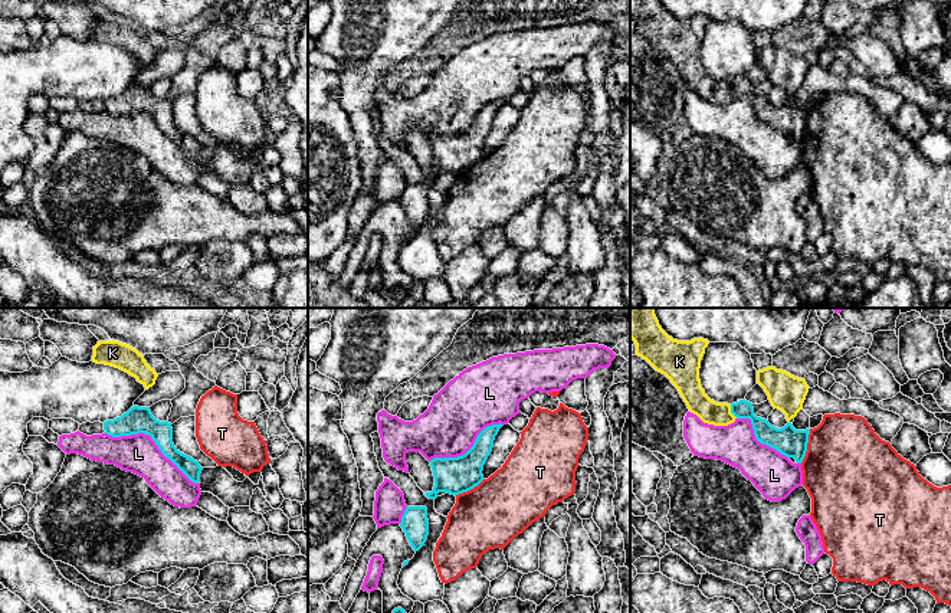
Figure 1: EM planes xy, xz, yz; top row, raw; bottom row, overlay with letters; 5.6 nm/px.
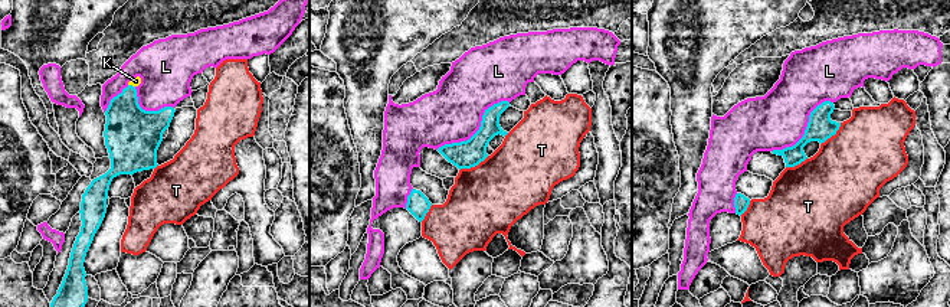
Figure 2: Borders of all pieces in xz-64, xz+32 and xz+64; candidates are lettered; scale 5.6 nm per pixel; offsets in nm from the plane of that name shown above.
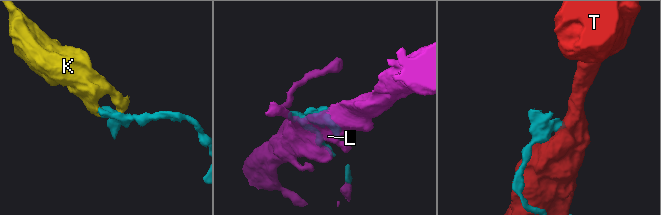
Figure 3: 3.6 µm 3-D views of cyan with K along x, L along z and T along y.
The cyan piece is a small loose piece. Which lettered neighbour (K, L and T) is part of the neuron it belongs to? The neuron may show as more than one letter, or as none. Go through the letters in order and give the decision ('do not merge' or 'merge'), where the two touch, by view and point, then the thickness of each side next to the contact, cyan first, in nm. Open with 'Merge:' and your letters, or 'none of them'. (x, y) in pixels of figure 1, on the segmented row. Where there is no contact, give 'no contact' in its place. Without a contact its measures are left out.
Merge: K
K: merge | yz (731, 412) | 120/130 nm
L: do not merge | xy (153, 439) | 150/220 nm
T: do not merge | yz (806, 446) | 160/480 nm

